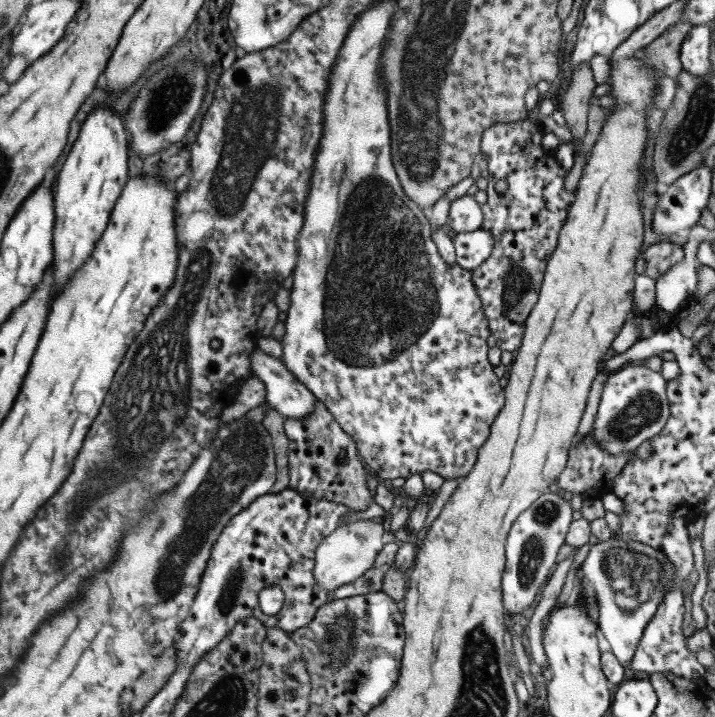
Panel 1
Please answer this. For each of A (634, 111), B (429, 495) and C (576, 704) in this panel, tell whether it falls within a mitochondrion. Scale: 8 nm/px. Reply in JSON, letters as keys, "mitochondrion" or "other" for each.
{"A":"other","B":"other","C":"other"}

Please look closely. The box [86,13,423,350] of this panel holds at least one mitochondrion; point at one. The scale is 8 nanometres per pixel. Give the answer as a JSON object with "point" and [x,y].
{"point":[252,130]}

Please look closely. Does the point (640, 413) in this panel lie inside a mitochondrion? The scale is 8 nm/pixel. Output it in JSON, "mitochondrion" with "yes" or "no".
{"mitochondrion":"yes"}

